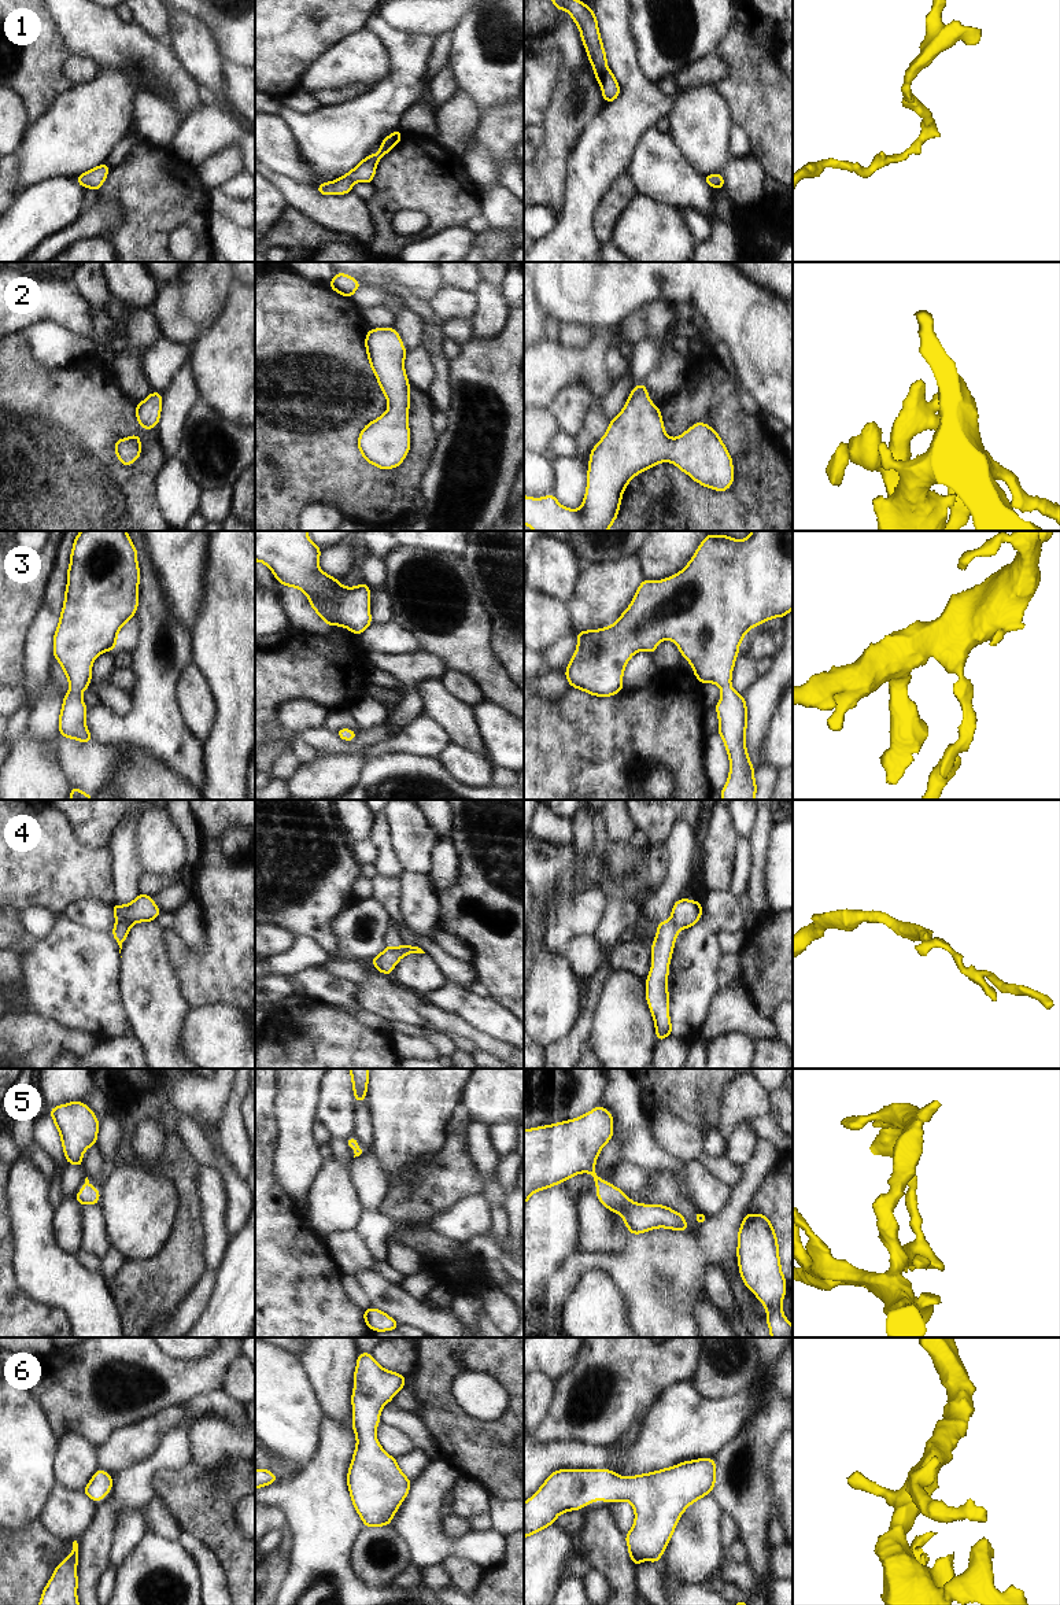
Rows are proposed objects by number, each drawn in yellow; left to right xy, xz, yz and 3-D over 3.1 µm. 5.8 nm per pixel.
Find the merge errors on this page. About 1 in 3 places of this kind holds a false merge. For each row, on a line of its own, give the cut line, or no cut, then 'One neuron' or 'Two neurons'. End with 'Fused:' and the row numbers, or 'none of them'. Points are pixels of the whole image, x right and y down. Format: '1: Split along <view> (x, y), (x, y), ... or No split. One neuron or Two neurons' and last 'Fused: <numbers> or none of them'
1: No split. One neuron
2: No split. One neuron
3: No split. One neuron
4: Split along xy (117, 921), (132, 923). Two neurons
5: No split. One neuron
6: No split. One neuron
Fused: 4.

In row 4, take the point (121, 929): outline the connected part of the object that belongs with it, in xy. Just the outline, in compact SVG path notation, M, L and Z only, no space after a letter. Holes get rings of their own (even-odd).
M118 920L115 925L114 925L114 929L112 929L112 936L115 937L119 948L122 949L122 944L125 942L126 937L128 937L128 933L130 930L133 923L126 923L126 922L121 922ZM119 949L119 953L121 953L121 949Z

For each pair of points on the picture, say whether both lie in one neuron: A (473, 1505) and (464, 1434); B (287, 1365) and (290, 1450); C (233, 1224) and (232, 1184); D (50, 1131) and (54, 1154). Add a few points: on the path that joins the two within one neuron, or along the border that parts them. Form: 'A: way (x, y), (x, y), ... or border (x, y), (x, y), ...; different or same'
A: border (461, 1475), (477, 1482), (491, 1497); different
B: way (287, 1386), (287, 1421), (290, 1430); same
C: way (235, 1214), (235, 1194); same
D: way (50, 1136), (52, 1148); same

